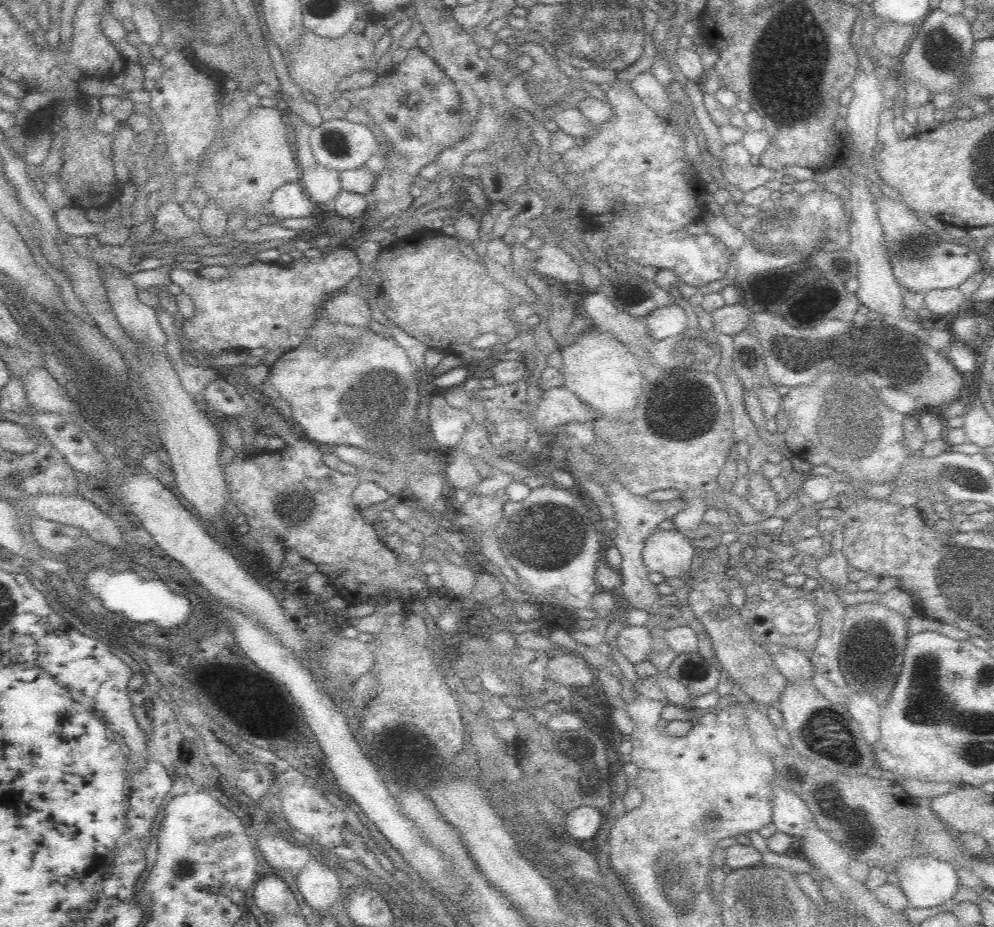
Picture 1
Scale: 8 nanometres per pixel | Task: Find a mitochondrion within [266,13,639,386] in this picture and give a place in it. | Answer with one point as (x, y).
(337, 146)

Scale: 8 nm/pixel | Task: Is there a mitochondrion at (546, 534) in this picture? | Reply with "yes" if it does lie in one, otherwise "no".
yes

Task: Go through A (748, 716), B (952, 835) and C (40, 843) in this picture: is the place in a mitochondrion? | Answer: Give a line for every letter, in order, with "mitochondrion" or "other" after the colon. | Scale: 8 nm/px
A: other
B: other
C: other

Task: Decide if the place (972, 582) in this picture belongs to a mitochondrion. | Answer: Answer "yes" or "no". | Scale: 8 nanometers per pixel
yes

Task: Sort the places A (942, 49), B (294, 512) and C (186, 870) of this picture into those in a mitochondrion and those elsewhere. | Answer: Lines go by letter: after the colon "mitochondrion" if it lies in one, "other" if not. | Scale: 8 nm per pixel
A: mitochondrion
B: mitochondrion
C: mitochondrion

